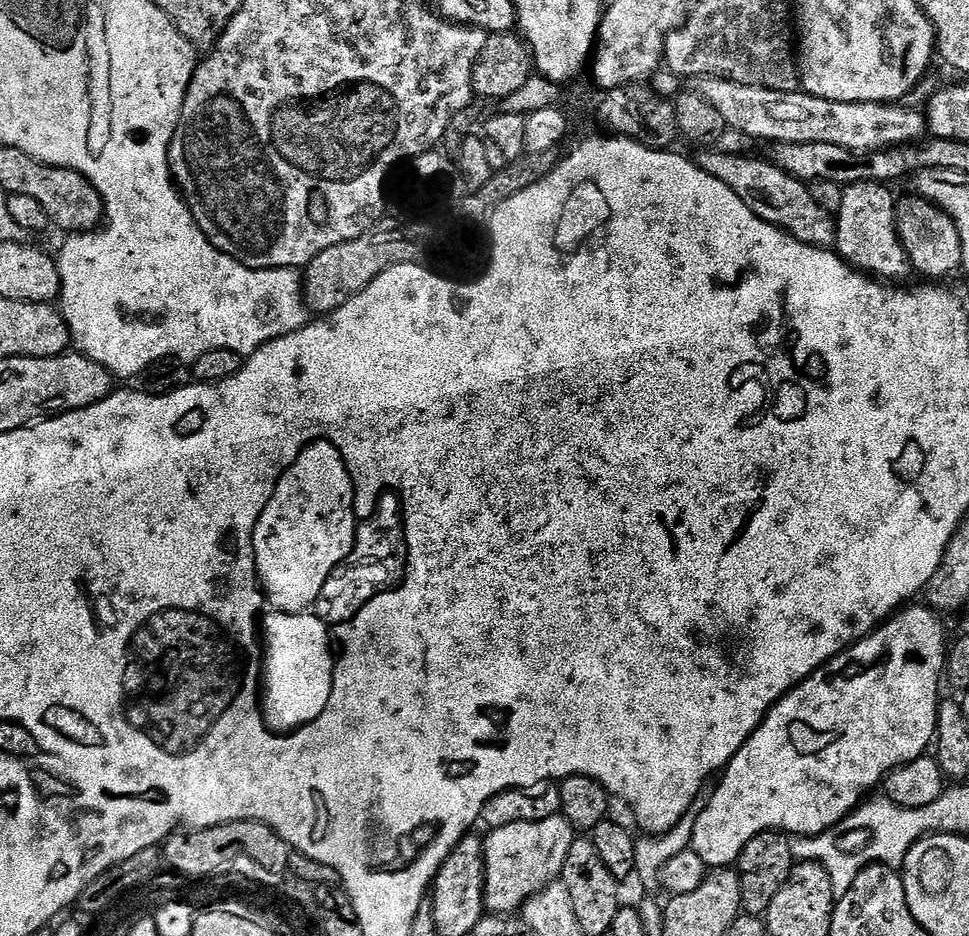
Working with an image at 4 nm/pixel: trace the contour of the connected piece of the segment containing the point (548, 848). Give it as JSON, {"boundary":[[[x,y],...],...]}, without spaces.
{"boundary":[[[563,815],[542,822],[514,822],[510,826],[491,829],[484,840],[484,906],[492,914],[516,914],[532,896],[561,879],[570,846],[578,839],[572,823]]]}

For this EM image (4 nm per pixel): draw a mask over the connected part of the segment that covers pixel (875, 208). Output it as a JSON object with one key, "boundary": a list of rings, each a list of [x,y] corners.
{"boundary":[[[879,180],[850,184],[844,188],[845,197],[838,213],[835,251],[852,265],[881,282],[904,282],[914,269],[908,252],[900,239],[898,227],[898,200],[887,183]]]}

